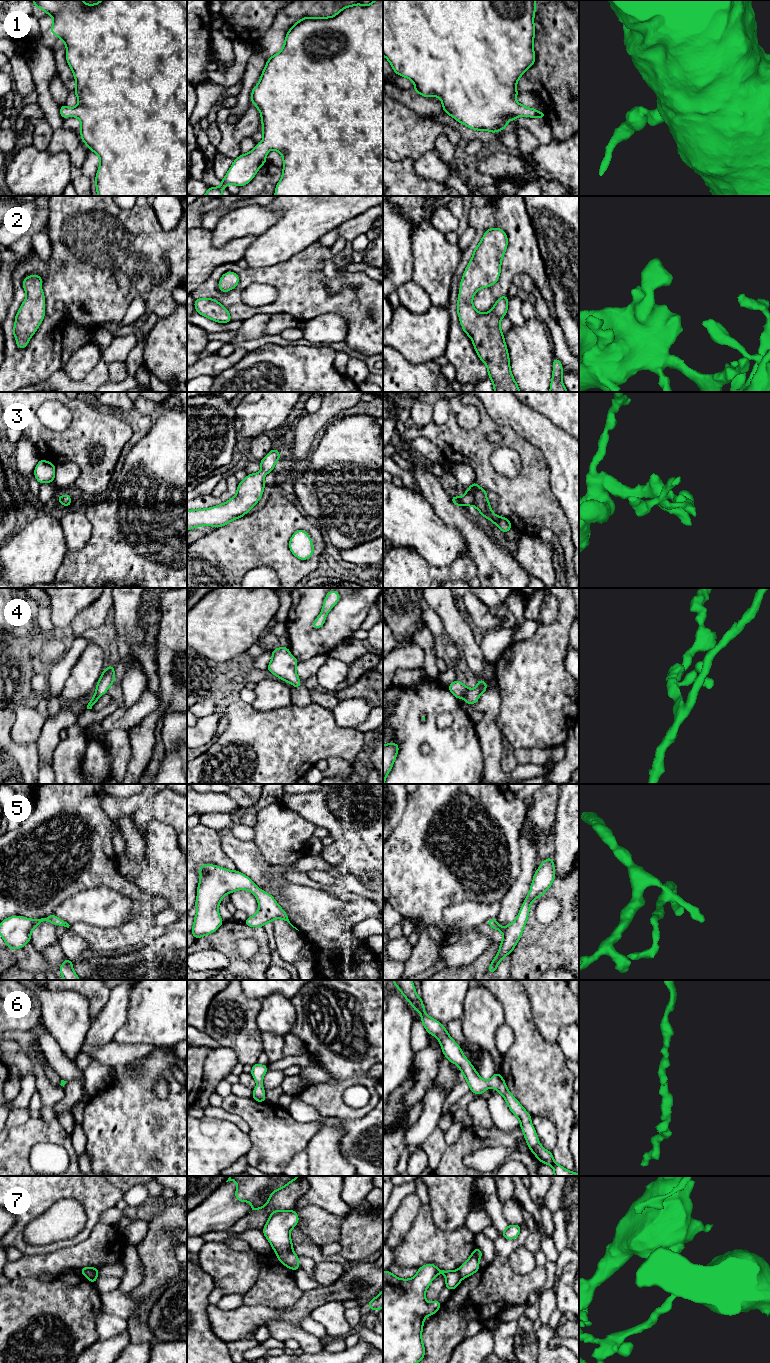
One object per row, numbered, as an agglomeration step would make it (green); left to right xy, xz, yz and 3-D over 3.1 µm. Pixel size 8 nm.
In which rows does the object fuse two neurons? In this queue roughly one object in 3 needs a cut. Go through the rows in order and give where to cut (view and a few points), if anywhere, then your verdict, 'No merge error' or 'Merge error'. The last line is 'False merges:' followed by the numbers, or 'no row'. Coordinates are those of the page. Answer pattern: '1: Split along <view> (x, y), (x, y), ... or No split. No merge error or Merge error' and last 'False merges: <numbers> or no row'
1: No split. No merge error
2: No split. No merge error
3: No split. No merge error
4: No split. No merge error
5: No split. No merge error
6: No split. No merge error
7: Split along xy (81, 1271), (97, 1275). Merge error
False merges: 7

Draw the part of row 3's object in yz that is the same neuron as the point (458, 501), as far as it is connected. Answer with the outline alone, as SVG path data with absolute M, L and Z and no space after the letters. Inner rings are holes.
M474 481L472 485L466 489L463 496L451 496L450 498L453 504L458 507L471 505L477 508L483 517L491 520L503 533L507 533L512 527L511 522L507 518L497 516L493 513L486 492L487 490L480 488Z

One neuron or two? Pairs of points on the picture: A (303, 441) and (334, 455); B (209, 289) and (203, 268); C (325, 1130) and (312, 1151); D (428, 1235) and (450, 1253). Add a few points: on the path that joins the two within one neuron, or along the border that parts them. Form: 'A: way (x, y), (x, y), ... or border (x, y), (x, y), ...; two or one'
A: border (313, 448), (308, 455); two
B: border (218, 266), (197, 287); two
C: way (325, 1135), (325, 1138), (317, 1146); one
D: way (433, 1240), (441, 1248), (445, 1249); one

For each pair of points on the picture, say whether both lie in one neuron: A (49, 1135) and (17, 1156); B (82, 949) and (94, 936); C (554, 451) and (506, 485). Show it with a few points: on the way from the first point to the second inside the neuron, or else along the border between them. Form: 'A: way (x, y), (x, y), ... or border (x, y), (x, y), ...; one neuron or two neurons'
A: way (40, 1135), (35, 1135), (23, 1147); one neuron
B: border (80, 935), (87, 944), (90, 953); two neurons
C: border (528, 442), (543, 455), (549, 469), (550, 481); two neurons

